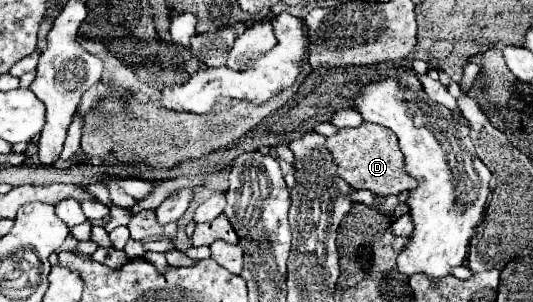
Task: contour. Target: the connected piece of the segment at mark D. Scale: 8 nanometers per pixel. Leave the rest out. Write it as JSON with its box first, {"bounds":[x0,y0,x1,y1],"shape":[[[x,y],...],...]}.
{"bounds":[326,122,418,196],"shape":[[[362,122],[358,128],[342,128],[338,134],[326,138],[326,148],[336,164],[336,176],[348,182],[354,190],[370,190],[374,196],[390,196],[418,186],[418,182],[404,170],[396,134],[384,126]]]}

